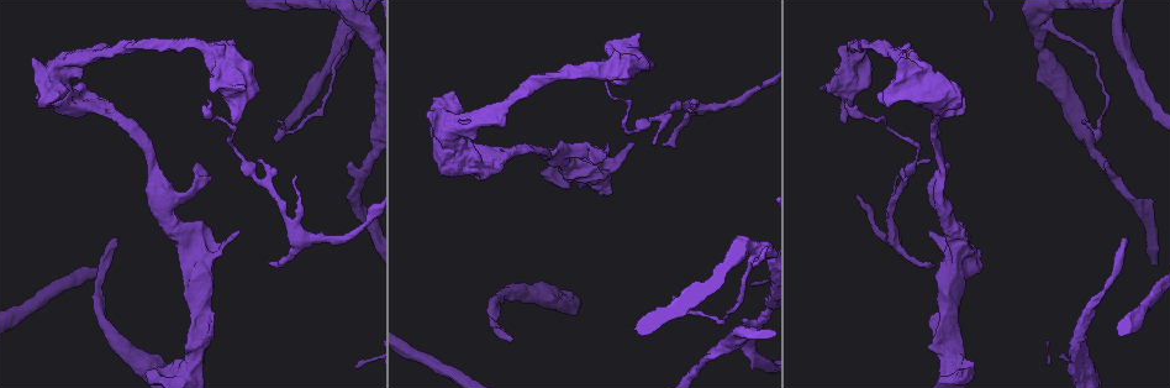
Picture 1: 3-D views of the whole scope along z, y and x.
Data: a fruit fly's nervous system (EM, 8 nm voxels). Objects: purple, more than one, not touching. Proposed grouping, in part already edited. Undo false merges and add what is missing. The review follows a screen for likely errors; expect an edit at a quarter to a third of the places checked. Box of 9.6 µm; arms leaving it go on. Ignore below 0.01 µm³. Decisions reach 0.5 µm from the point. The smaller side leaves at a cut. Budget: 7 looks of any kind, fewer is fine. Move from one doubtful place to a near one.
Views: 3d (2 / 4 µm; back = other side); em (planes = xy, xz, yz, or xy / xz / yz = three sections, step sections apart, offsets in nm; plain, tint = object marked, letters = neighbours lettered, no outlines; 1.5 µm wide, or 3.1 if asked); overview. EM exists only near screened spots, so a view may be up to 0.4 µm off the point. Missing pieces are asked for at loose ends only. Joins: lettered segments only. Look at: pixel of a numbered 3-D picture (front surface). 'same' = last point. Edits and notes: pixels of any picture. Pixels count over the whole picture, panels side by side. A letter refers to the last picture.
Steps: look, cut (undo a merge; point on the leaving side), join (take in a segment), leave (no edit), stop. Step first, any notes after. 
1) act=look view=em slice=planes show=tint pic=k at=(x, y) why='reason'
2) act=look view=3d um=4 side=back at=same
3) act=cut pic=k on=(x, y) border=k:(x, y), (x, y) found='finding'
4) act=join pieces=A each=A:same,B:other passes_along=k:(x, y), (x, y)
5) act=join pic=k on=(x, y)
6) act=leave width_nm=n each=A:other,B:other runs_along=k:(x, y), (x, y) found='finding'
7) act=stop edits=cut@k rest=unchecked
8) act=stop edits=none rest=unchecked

act=look view=em slice=planes show=plain pic=1 at=(210, 317) why='branch stops here'

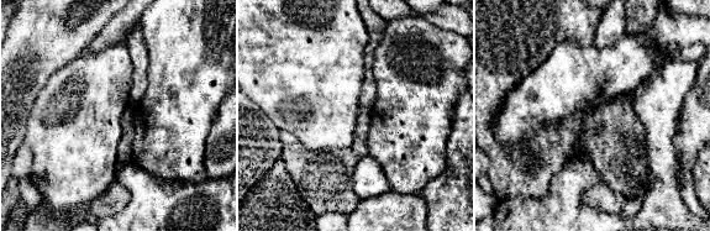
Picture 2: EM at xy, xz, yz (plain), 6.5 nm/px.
act=look view=em slice=planes show=letters at=same why='what lies round it'

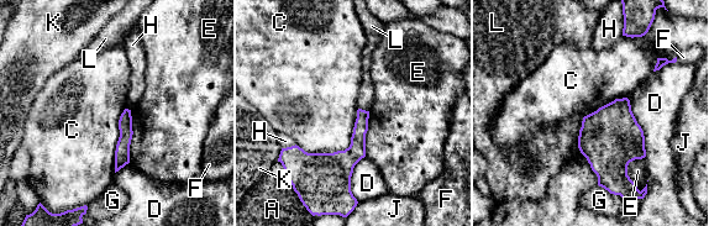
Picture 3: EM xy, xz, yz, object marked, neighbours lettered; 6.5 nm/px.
act=leave each=A:other,C:other,D:other,E:other,F:other,G:other,H:other,J:other,K:other,L:other found='none of them fits'

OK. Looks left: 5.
act=look view=3d um=4 side=back pic=1 at=(848, 97) why='thick turns thin'

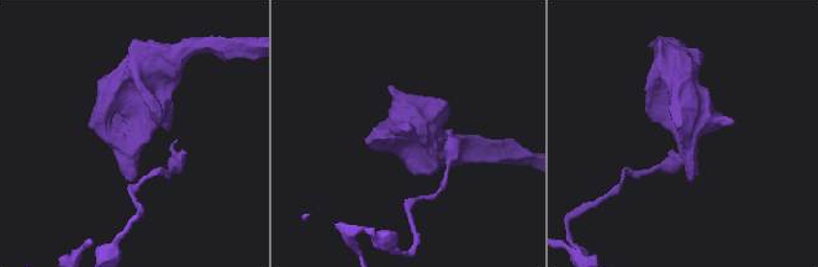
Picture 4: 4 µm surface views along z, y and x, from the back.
act=look view=em slice=planes show=tint pic=4 at=(135, 140)

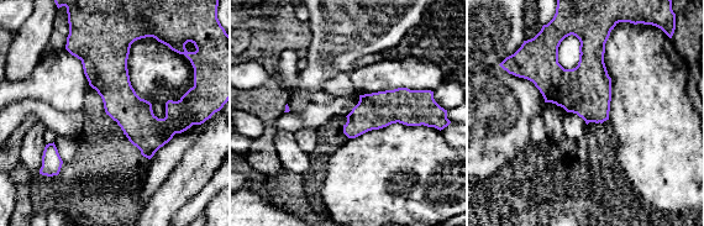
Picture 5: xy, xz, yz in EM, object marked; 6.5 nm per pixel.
act=look view=em slice=planes show=letters at=same why='see the neighbours'

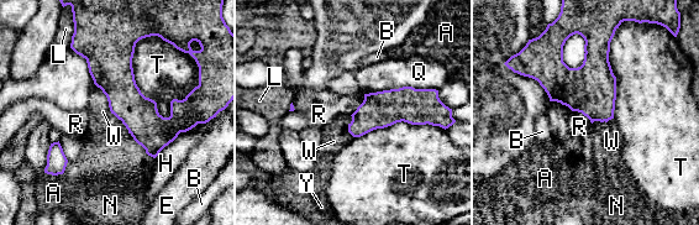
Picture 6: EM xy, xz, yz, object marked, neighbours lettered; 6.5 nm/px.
act=leave each=A:other,B:other,E:other,H:other,L:other,N:other,Q:other,R:other,T:other,W:other,Y:other found='one neuron here'

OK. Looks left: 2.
act=look view=3d um=4 pic=1 at=(276, 120) why='branch stops here'

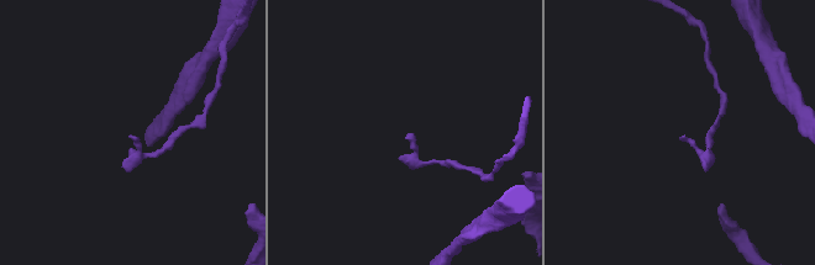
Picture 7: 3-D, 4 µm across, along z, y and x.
act=look view=em slice=xy step=4 show=letters pic=7 at=(129, 136)

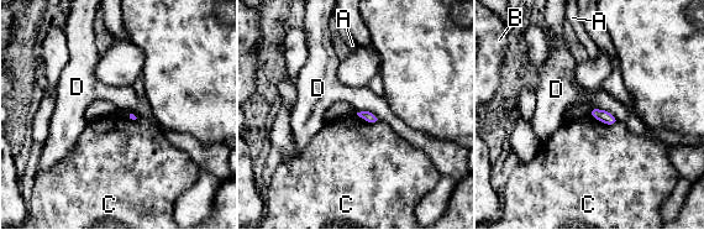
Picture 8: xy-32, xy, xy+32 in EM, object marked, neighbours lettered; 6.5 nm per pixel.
act=leave each=A:other,B:other,C:other,D:other border=8:(593, 109), (604, 109), (616, 120) found='none of them fits'

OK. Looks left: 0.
act=stop edits=none rest=unchecked

